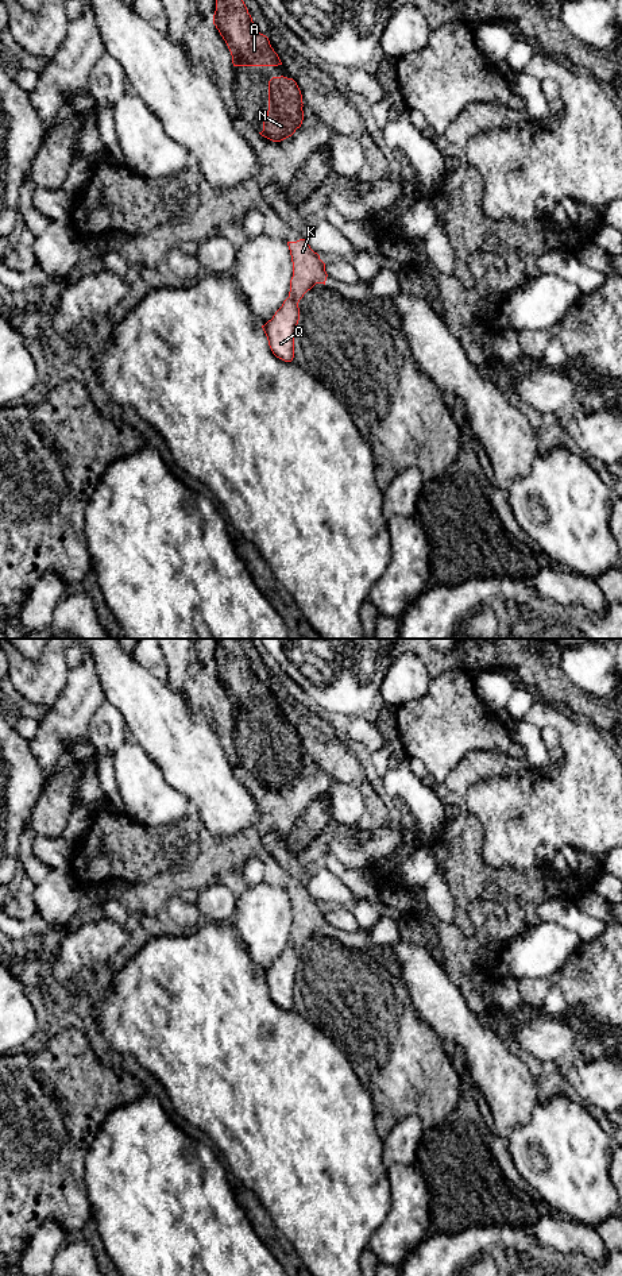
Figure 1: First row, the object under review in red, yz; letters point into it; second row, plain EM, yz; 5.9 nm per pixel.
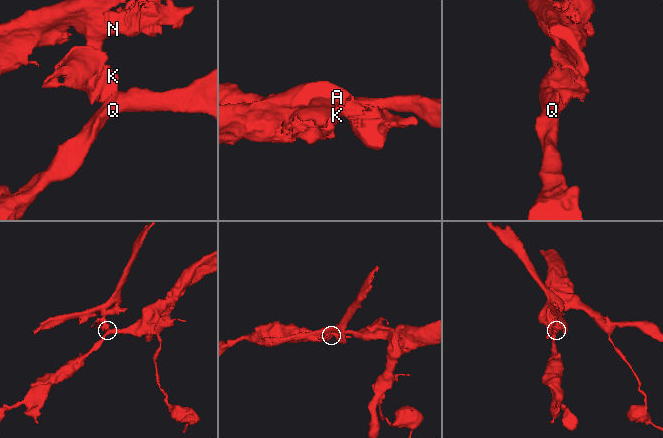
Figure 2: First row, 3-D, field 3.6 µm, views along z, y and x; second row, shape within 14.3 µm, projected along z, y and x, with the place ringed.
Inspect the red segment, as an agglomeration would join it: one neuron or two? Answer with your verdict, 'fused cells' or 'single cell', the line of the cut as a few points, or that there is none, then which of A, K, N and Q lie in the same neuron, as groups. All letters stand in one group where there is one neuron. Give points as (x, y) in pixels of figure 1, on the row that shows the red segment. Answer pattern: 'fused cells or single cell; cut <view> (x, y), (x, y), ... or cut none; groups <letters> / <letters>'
fused cells; cut yz (288, 297), (297, 303); groups A K N / Q

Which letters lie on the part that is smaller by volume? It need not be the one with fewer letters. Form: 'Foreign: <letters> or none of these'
Foreign: A, K, N

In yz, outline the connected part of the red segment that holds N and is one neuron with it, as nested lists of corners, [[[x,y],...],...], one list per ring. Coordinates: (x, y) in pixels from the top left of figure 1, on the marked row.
[[[273,77],[268,81],[268,111],[262,136],[281,142],[291,136],[304,120],[302,95],[293,78]]]

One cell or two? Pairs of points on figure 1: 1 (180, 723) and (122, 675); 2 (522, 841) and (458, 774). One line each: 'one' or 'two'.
1: one
2: two

